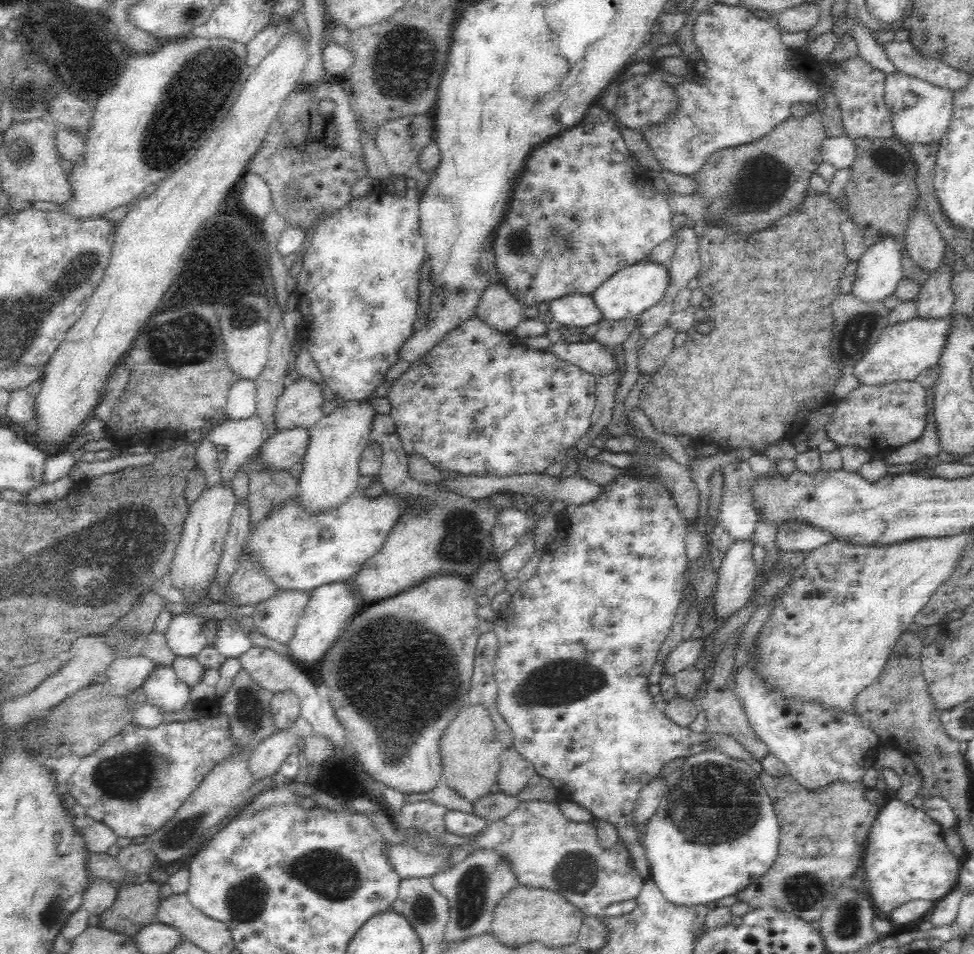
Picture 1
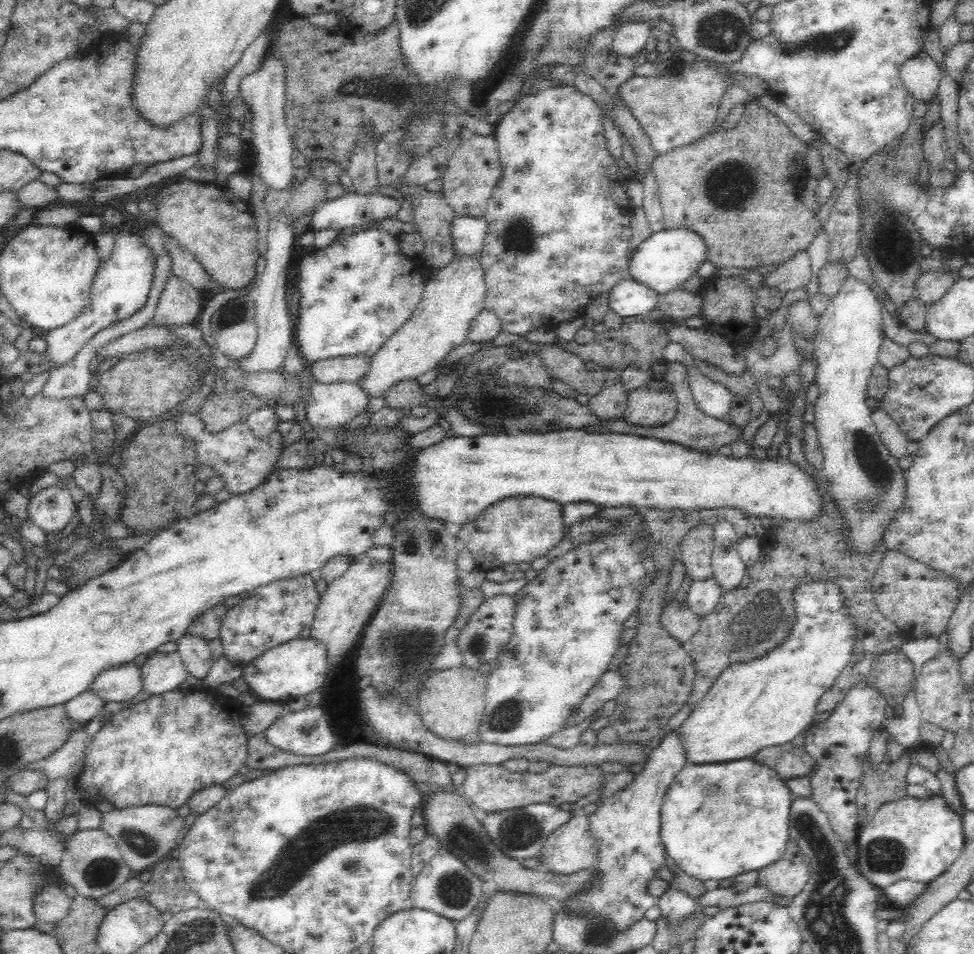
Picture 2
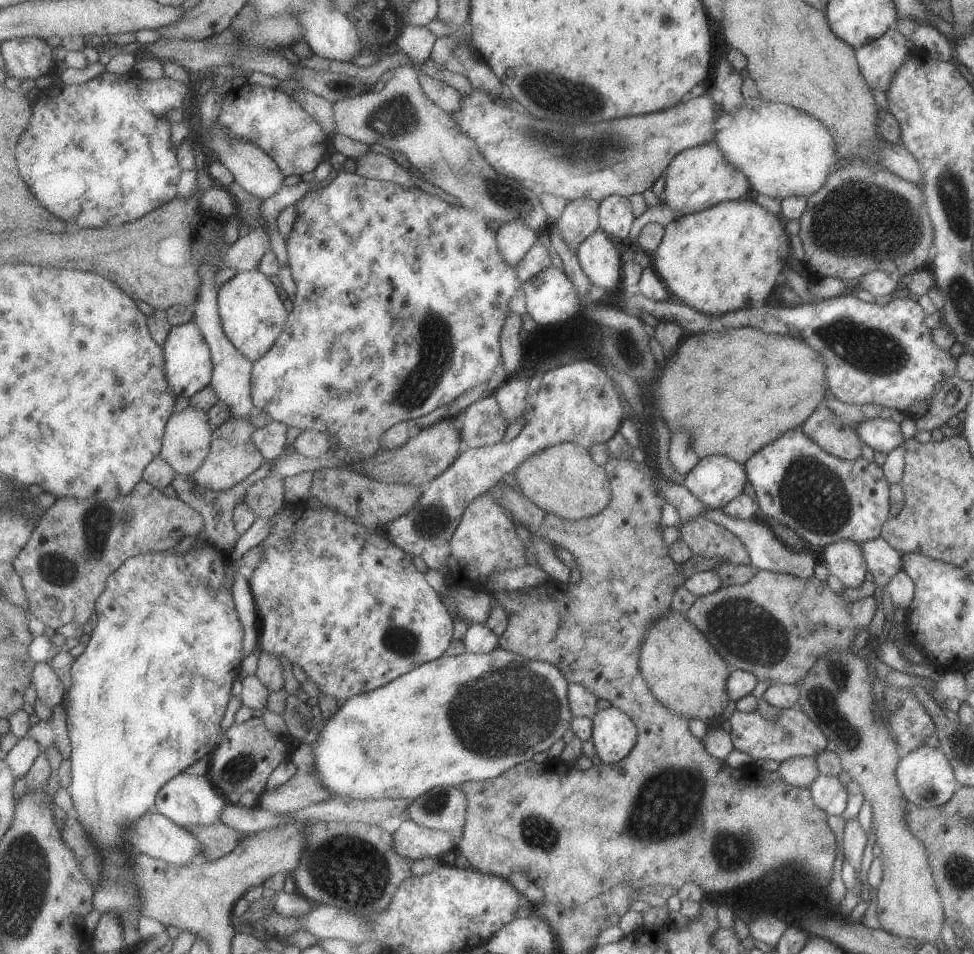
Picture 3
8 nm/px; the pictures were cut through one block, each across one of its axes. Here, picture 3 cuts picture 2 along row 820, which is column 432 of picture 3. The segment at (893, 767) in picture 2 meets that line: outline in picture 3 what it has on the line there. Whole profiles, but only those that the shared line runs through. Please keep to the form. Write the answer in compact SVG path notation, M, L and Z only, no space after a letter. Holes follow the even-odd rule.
M319 822L313 826L307 826L305 836L310 846L307 851L303 852L303 859L299 862L299 866L295 870L291 870L291 878L296 885L296 890L292 894L283 891L275 891L268 893L269 900L273 900L273 906L277 910L277 915L283 917L305 916L309 914L316 905L335 906L347 912L355 912L359 916L379 916L381 912L387 912L399 890L399 886L415 876L423 876L435 872L441 866L445 866L440 858L432 857L425 859L409 859L401 856L398 849L395 848L395 840L393 834L389 834L383 830L382 826L371 825L363 822L351 822L344 824L343 822Z

